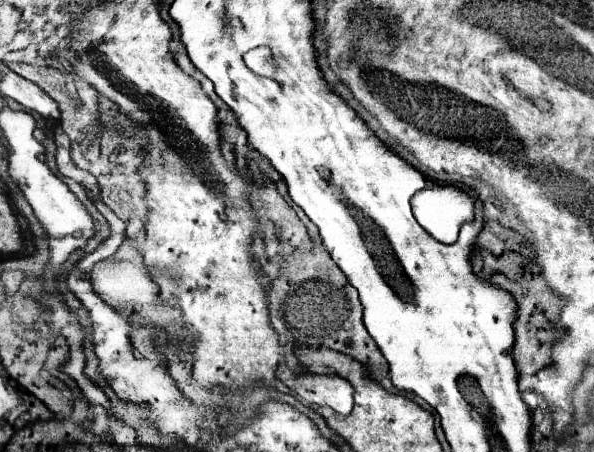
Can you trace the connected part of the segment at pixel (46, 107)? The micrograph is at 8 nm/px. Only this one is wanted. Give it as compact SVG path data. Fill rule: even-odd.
M6 68L6 96L24 106L26 112L38 112L42 118L60 118L58 104L50 100L36 84L24 80Z

